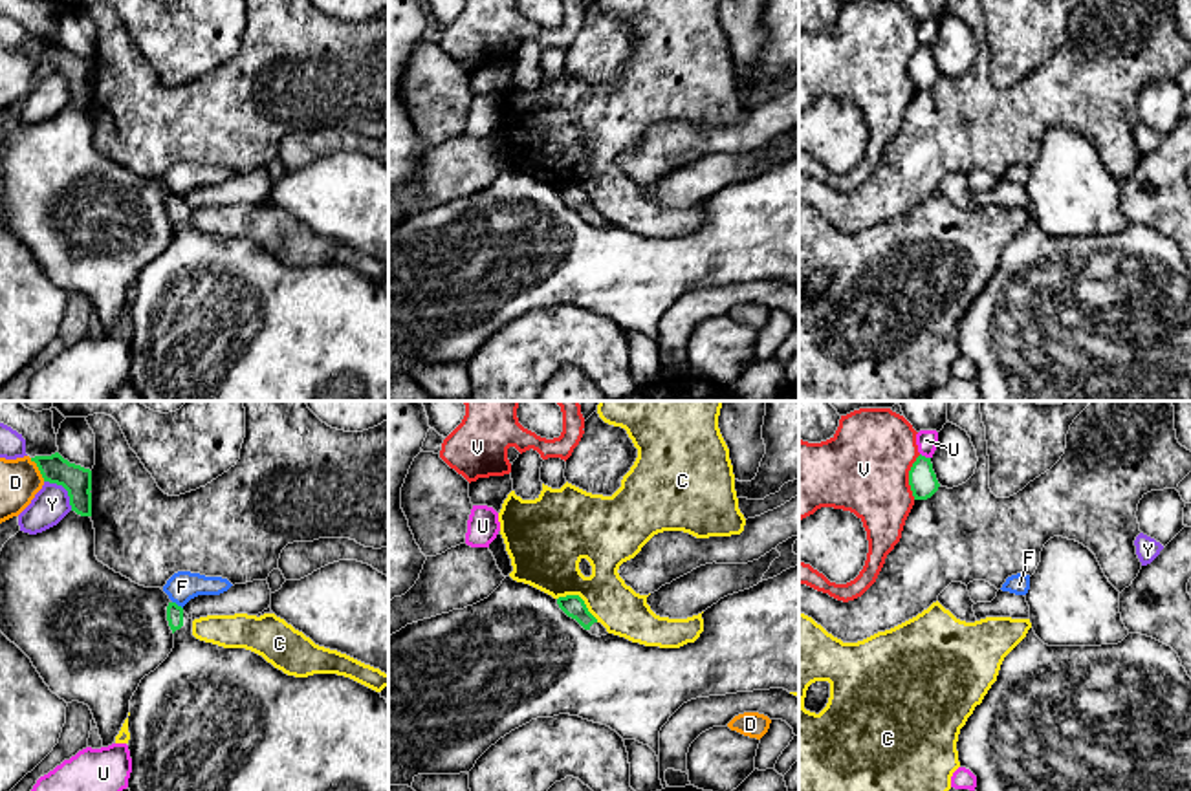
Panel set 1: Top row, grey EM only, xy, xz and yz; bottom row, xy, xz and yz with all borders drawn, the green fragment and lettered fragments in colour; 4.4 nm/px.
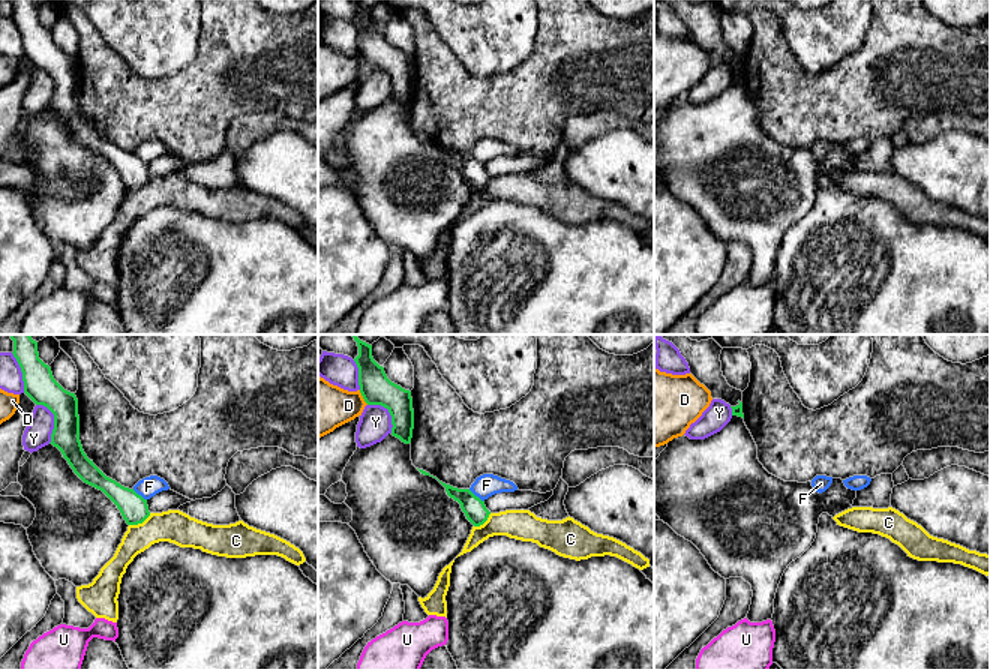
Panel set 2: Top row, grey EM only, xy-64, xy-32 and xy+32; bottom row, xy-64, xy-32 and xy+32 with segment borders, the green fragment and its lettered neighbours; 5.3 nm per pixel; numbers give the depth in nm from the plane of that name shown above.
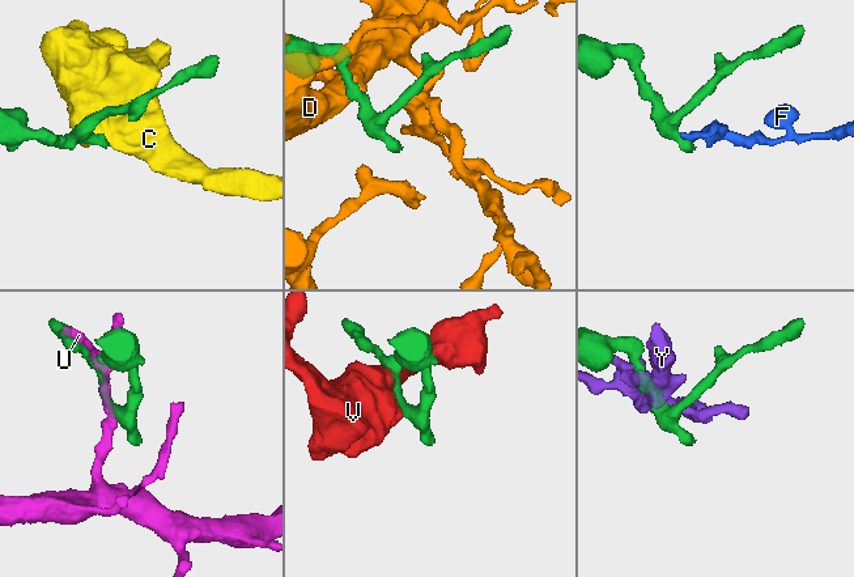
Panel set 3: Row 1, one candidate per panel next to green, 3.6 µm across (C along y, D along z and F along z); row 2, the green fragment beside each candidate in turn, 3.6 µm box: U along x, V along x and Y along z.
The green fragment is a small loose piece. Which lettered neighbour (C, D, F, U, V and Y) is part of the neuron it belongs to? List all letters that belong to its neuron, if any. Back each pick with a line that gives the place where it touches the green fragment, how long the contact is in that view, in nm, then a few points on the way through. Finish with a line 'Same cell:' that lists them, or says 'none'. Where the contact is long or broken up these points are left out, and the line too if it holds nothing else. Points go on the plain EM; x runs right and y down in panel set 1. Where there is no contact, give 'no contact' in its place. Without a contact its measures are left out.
Same cell: none

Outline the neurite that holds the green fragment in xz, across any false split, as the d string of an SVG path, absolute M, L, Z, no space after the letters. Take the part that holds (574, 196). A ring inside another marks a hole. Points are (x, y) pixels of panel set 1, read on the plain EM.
M566 185L557 189L559 198L572 209L575 209L592 225L606 225L606 218L588 201L585 190L579 185Z

